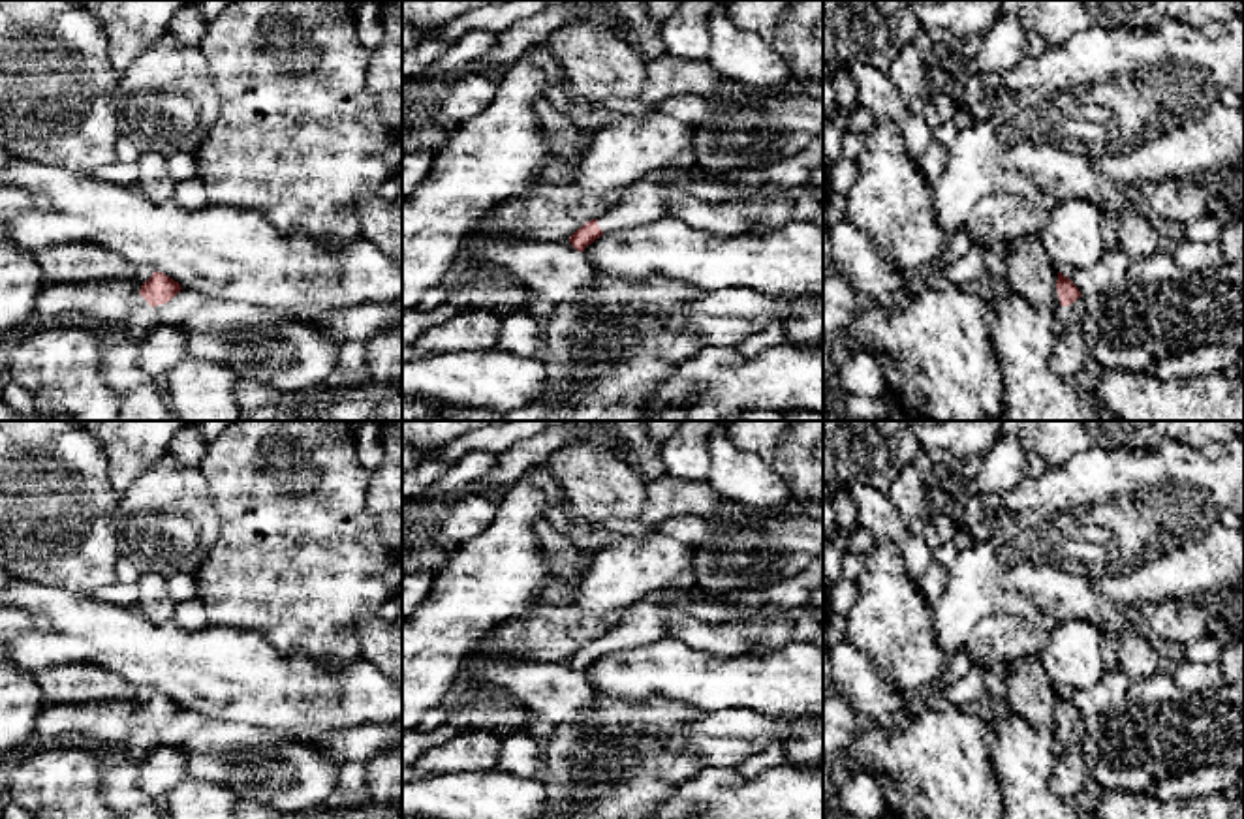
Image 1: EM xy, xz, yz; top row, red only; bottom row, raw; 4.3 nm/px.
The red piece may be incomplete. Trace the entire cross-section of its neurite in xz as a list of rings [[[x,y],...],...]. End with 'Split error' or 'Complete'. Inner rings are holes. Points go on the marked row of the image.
[[[652,171],[622,188],[603,216],[586,222],[569,237],[571,246],[584,252],[603,233],[637,227],[665,216],[667,199],[661,192],[663,180],[663,171]]]. Split error

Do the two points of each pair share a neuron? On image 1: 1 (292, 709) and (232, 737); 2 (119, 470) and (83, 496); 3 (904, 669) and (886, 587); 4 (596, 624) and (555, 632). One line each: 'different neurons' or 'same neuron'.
1: different neurons
2: different neurons
3: same neuron
4: same neuron

